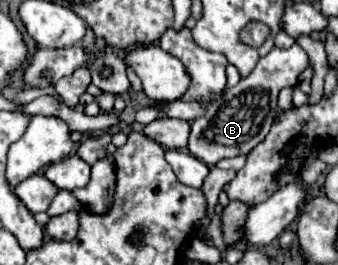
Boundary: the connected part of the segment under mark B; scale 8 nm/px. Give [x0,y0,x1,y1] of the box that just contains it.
[188,44,310,166]

